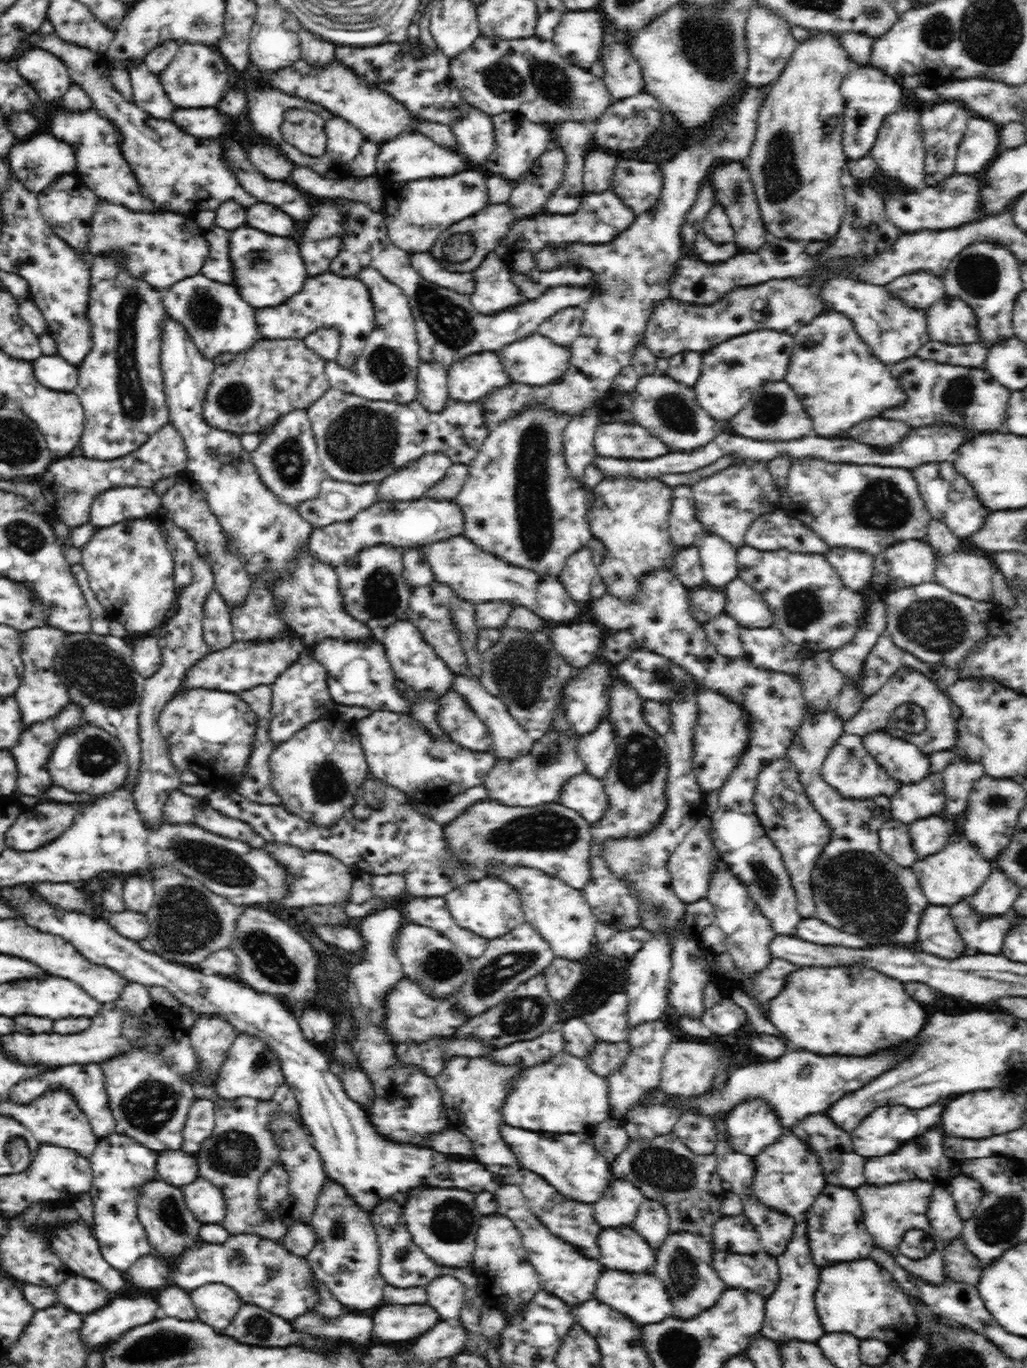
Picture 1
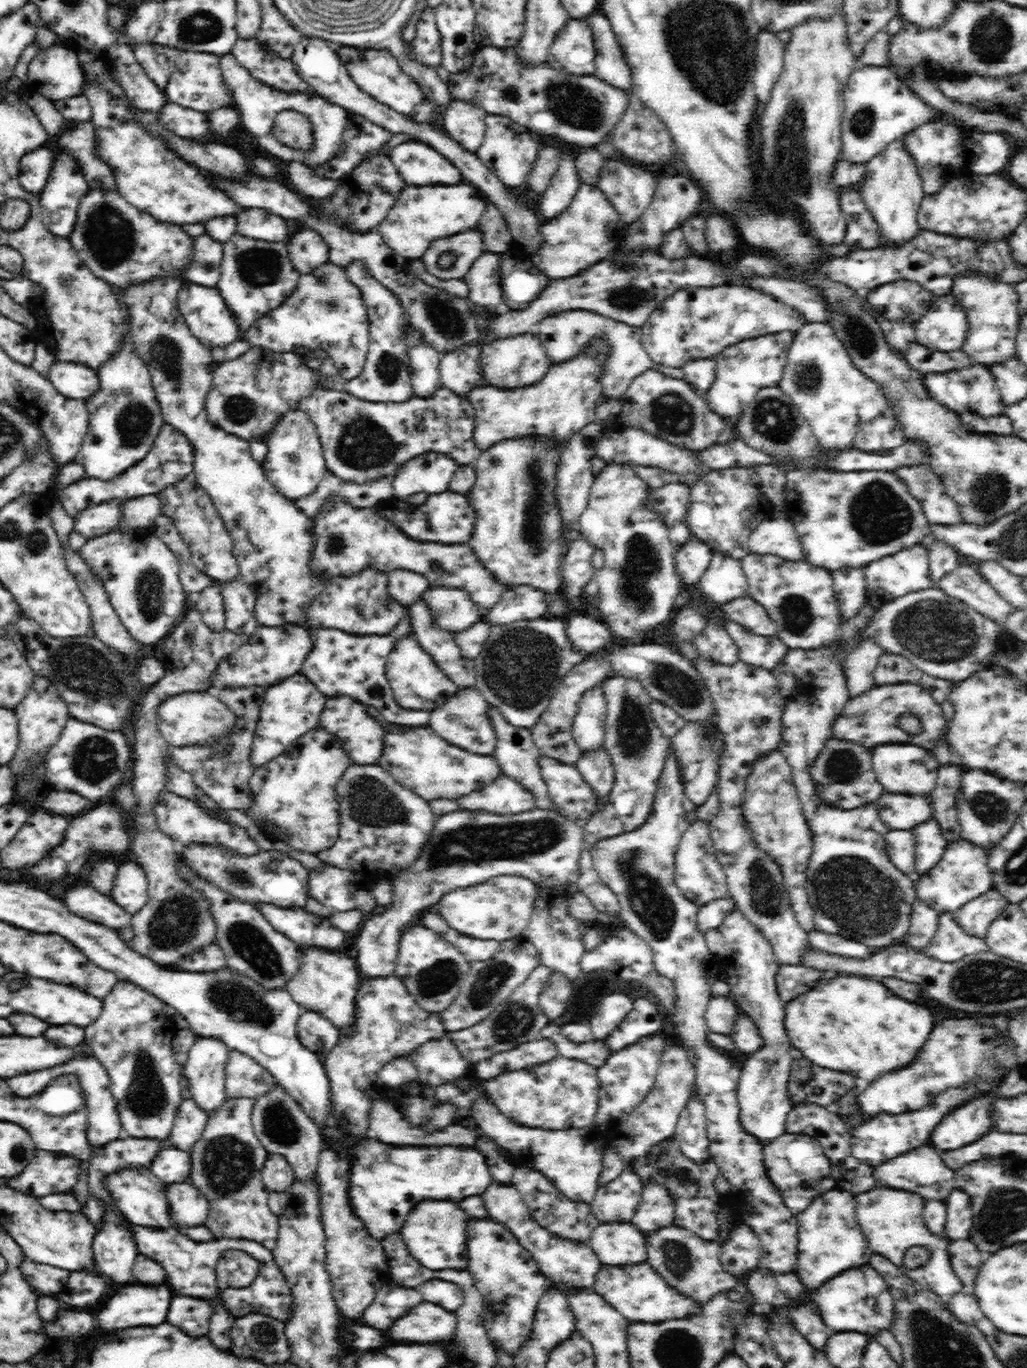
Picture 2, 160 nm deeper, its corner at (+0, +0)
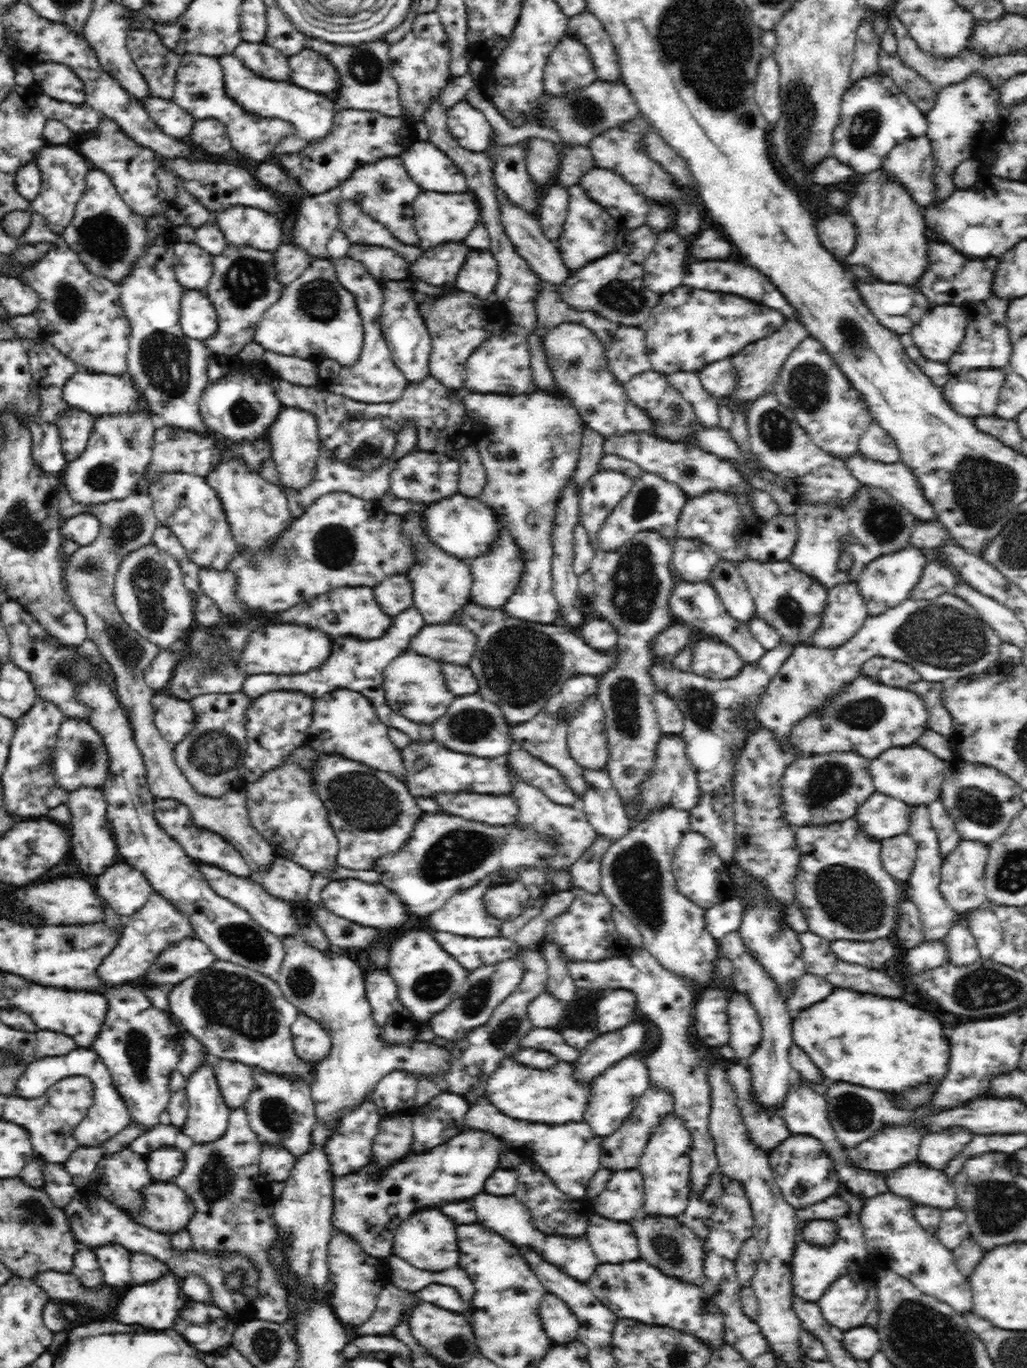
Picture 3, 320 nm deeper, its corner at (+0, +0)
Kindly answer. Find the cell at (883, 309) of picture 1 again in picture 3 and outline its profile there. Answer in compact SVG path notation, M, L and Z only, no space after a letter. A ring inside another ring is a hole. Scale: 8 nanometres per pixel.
M712 260L712 262L697 261L684 266L682 285L696 287L700 290L718 291L722 294L744 294L744 298L752 298L761 305L780 311L780 314L786 318L794 318L796 315L796 309L788 303L784 294L776 289L774 283L766 275L760 274L752 266L742 266L736 262L718 262L718 260Z

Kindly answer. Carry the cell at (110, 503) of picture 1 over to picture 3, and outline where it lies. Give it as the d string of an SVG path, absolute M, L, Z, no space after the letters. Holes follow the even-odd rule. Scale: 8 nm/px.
M81 513L76 516L63 518L60 526L60 536L78 546L86 546L96 540L100 522L92 513Z

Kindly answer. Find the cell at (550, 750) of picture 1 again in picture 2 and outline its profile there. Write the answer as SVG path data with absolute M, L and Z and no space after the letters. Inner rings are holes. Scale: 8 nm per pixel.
M500 774L488 786L466 794L456 800L458 807L467 811L490 811L497 815L520 814L534 810L532 793L520 782Z

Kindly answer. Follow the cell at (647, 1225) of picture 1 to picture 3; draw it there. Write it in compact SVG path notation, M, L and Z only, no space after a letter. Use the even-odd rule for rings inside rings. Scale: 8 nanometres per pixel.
M674 1111L664 1114L660 1120L651 1138L648 1138L637 1166L642 1173L645 1190L640 1213L649 1217L677 1217L688 1206L691 1192L691 1161L688 1153L691 1149L691 1134Z

